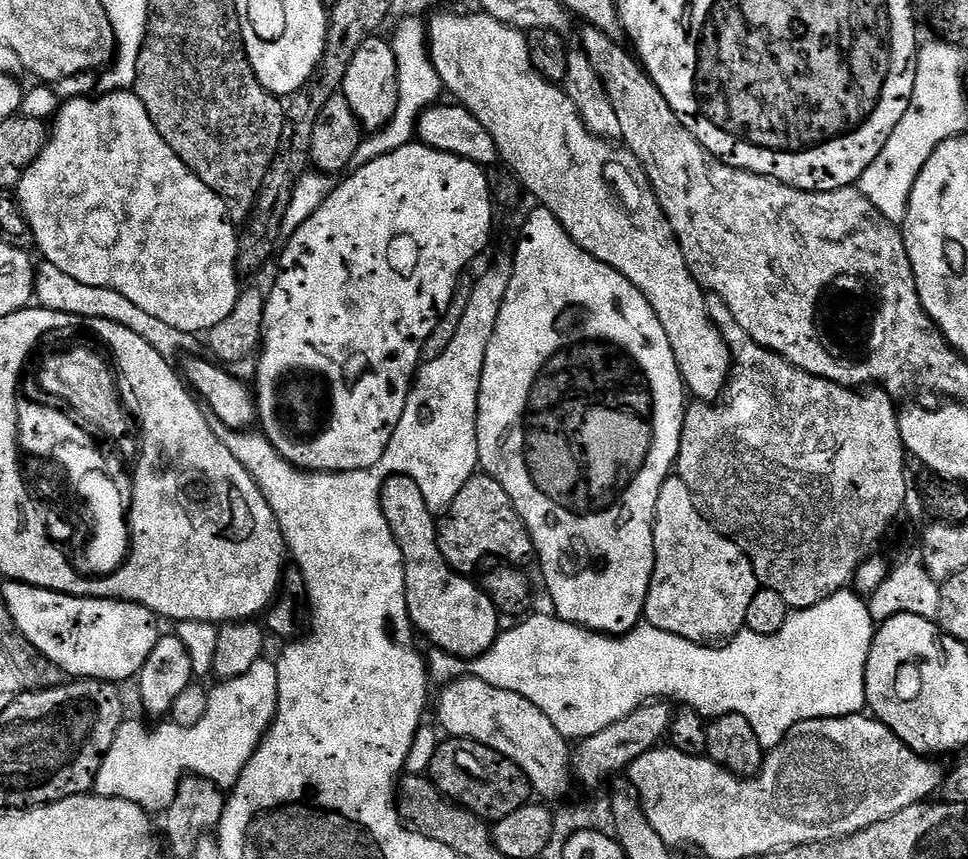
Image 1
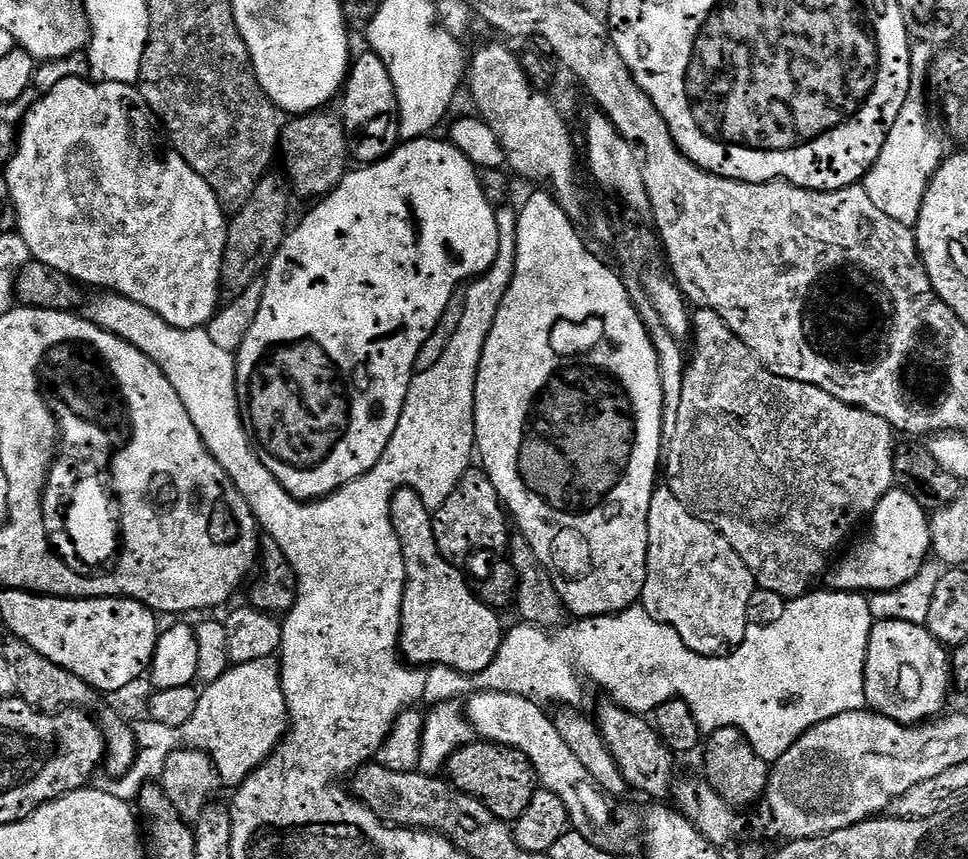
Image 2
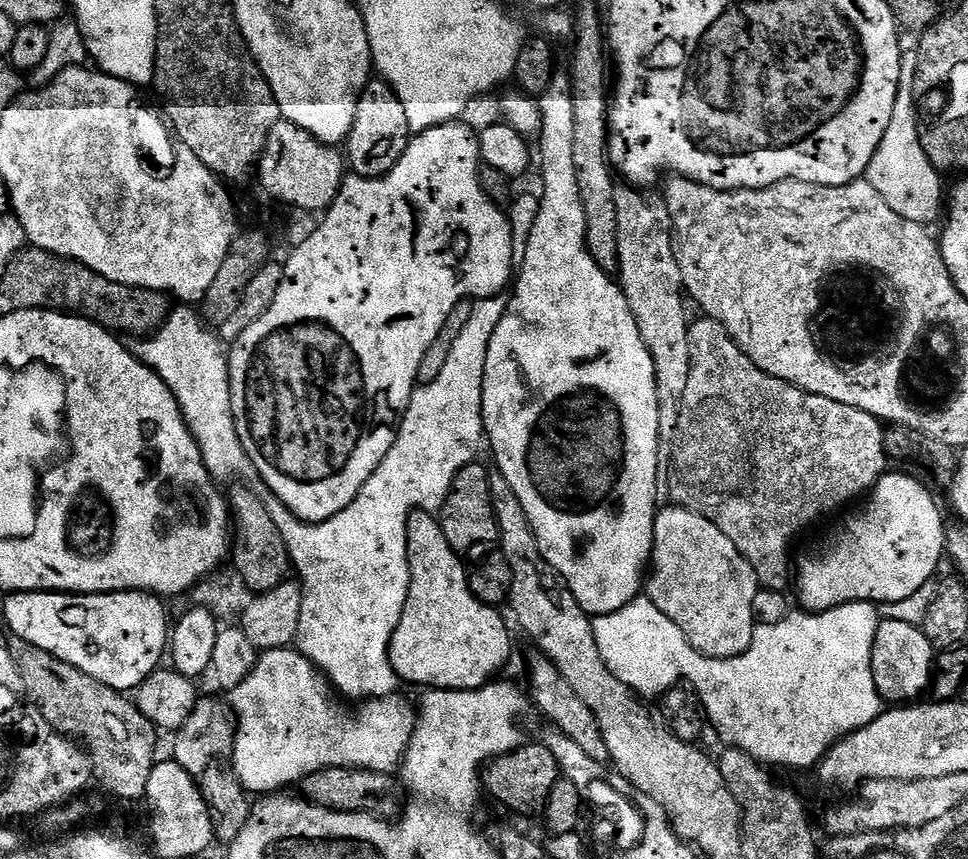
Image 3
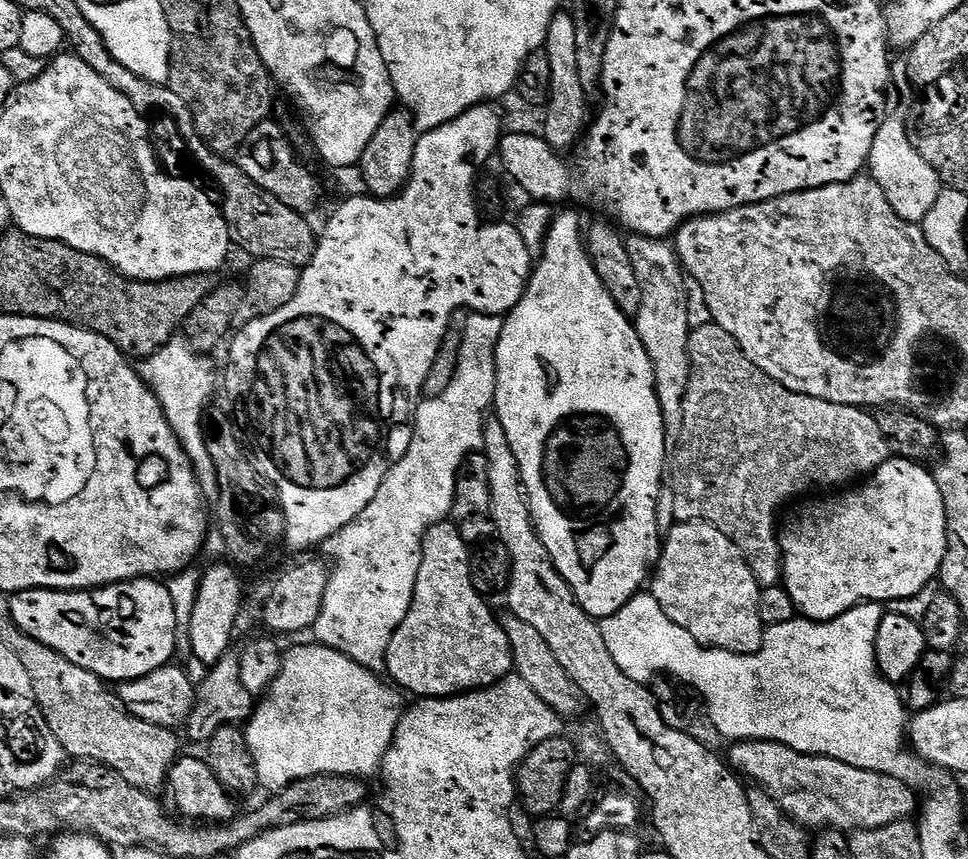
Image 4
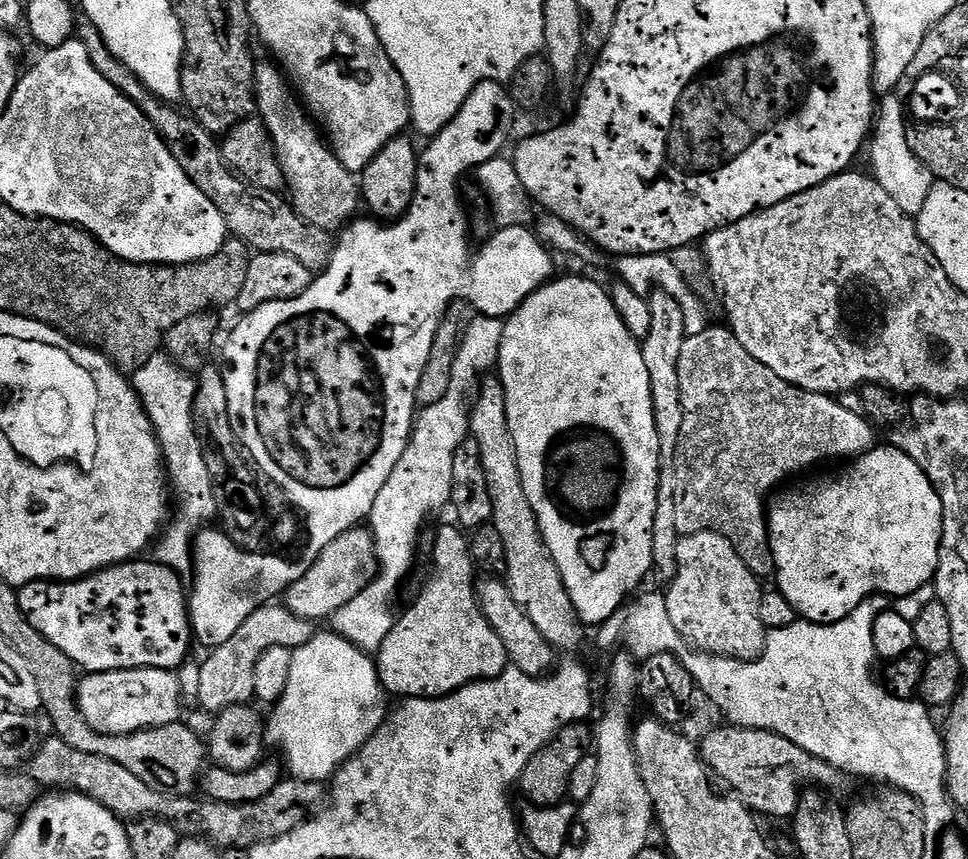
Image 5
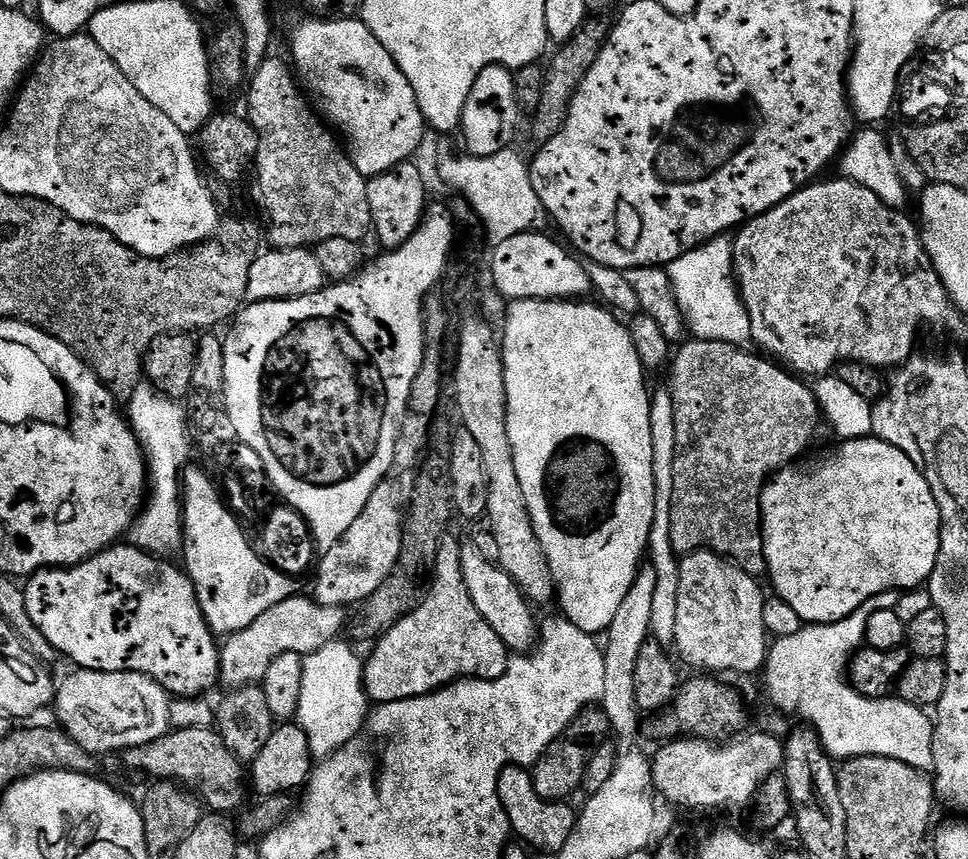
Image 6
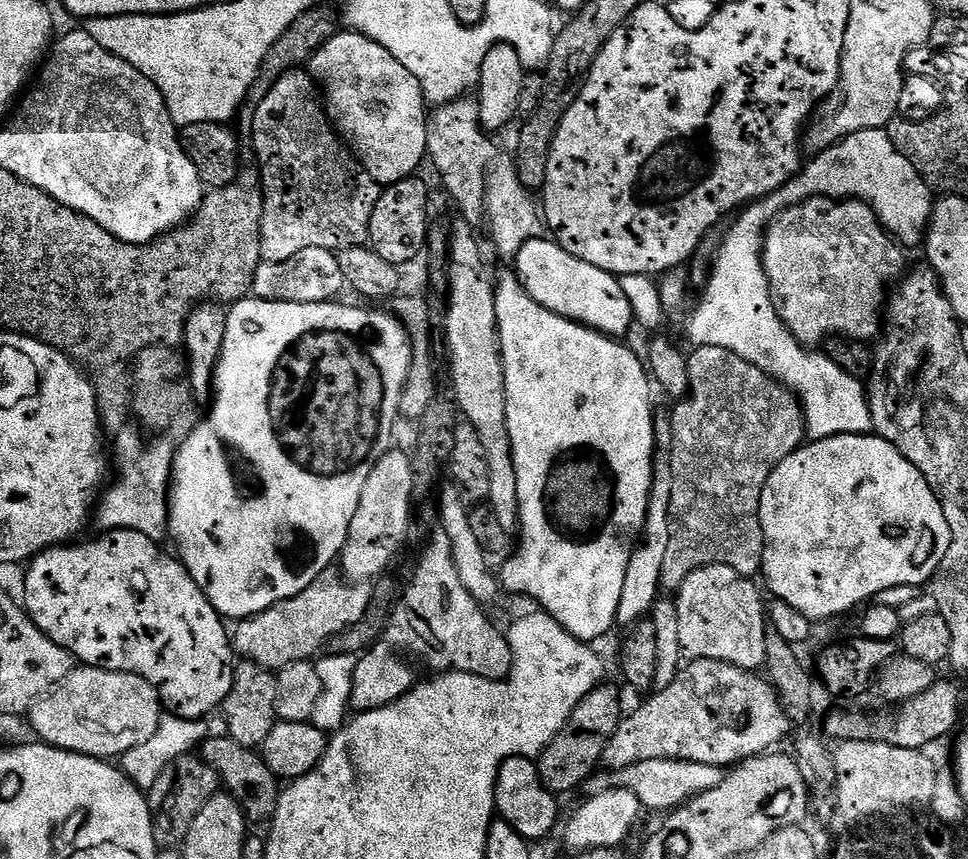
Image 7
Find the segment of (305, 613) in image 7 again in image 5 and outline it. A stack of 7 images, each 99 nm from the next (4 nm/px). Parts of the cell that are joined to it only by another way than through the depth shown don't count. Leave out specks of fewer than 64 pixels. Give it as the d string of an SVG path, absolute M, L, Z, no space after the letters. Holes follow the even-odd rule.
M273 602L264 607L254 610L242 626L238 626L237 632L227 642L222 642L217 648L207 653L208 657L203 658L201 663L201 686L199 687L197 701L199 706L205 708L211 714L219 714L226 708L233 708L239 704L252 704L254 700L254 666L258 666L258 658L266 654L266 650L274 650L274 646L286 646L293 650L306 646L314 635L314 624L311 620L298 618L283 603Z

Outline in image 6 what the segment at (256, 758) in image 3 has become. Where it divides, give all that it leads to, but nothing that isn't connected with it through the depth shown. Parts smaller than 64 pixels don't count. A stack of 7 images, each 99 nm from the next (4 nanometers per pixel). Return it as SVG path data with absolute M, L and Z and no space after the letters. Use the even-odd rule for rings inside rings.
M341 642L322 646L322 650L304 657L302 694L298 698L295 723L304 731L313 757L327 758L346 746L364 728L370 701L364 688L366 671L364 660L356 657L352 648Z

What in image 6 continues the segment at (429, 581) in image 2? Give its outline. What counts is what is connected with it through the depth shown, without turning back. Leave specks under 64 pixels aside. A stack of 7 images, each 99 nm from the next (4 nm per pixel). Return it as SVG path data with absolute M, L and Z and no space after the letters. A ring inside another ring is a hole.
M446 534L438 546L436 573L432 587L428 589L423 602L392 627L385 636L375 641L373 650L364 660L366 685L364 693L373 705L389 704L399 700L409 700L415 696L429 696L447 684L457 680L497 680L506 674L510 653L507 646L490 630L490 622L478 614L474 602L470 602L470 593L466 591L466 582L462 582L462 558L460 557L461 541L455 540L452 534Z

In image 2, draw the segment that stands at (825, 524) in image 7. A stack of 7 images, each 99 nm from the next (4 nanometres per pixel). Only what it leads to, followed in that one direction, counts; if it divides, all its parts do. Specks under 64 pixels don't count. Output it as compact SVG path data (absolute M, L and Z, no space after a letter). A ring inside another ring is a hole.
M900 486L884 495L882 502L872 511L871 524L872 533L853 552L845 551L839 557L840 565L831 569L831 587L835 591L861 594L894 591L910 582L930 560L932 522L929 513L924 513L923 506Z

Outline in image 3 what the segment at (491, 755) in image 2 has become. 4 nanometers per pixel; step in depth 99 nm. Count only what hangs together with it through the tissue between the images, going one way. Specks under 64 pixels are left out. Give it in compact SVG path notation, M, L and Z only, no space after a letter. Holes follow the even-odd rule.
M543 742L525 743L505 756L498 756L483 769L482 784L500 804L505 804L512 812L520 816L532 816L543 813L550 798L550 790L562 779L562 773L554 754Z

